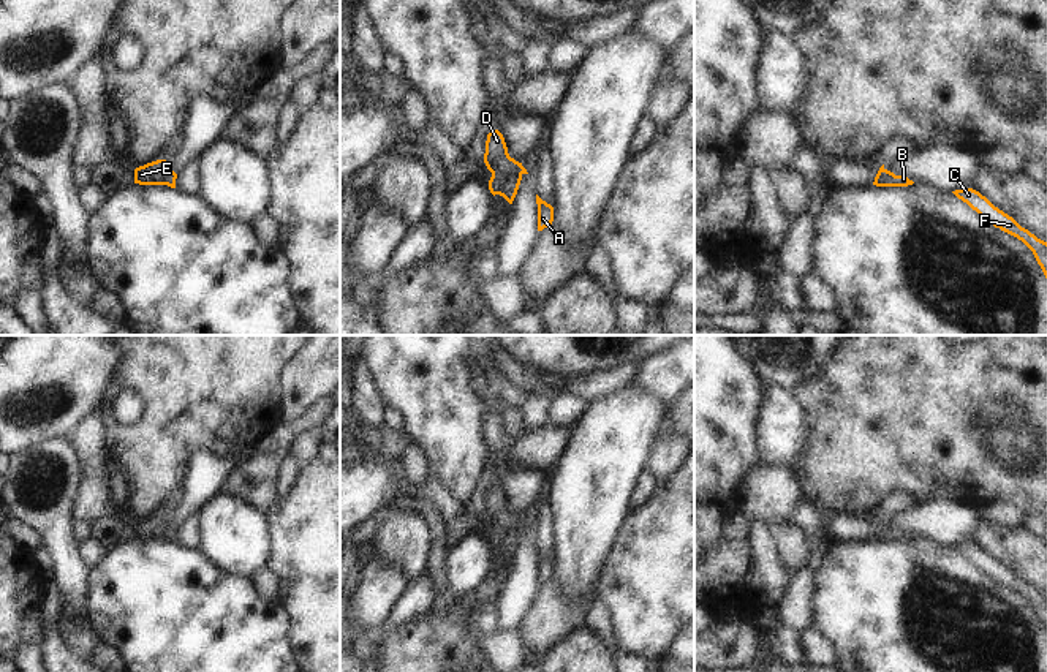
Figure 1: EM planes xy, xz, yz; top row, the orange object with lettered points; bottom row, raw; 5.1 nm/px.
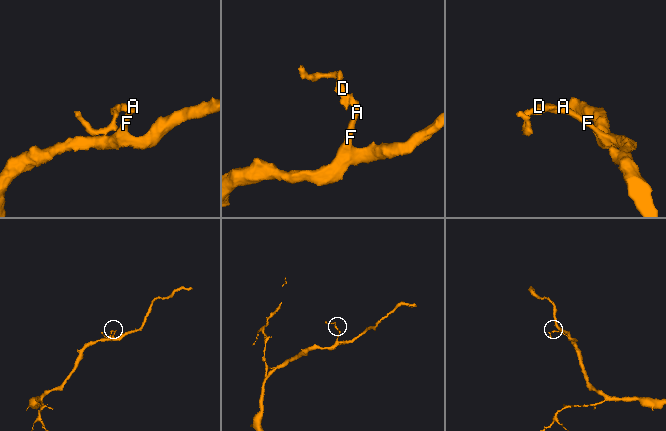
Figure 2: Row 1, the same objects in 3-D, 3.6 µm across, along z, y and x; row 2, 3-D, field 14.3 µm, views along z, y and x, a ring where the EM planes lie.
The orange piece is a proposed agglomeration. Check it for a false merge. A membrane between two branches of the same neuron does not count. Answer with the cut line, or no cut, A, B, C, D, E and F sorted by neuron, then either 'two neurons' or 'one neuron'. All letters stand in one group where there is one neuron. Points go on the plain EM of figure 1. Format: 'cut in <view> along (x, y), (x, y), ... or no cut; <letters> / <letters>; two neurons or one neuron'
cut in xy along (168, 522), (163, 538); A B C F / D E; two neurons

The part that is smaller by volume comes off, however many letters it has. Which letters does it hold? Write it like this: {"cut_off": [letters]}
{"cut_off": ["D", "E"]}

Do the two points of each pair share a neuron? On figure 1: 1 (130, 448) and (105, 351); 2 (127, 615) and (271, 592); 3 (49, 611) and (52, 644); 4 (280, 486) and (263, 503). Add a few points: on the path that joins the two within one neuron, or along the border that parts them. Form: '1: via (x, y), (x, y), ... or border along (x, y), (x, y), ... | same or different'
1: border along (120, 351), (111, 391), (97, 407) | different
2: border along (247, 577), (263, 598), (275, 601) | different
3: via (51, 619), (51, 636) | same
4: border along (283, 454), (274, 483), (274, 498) | different

